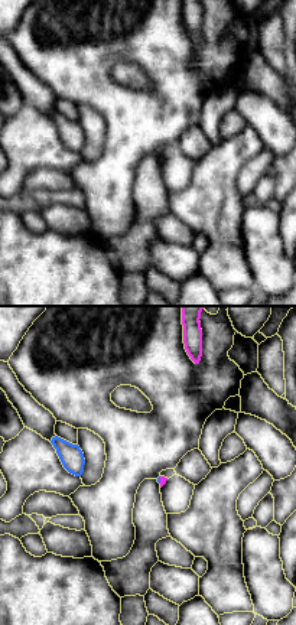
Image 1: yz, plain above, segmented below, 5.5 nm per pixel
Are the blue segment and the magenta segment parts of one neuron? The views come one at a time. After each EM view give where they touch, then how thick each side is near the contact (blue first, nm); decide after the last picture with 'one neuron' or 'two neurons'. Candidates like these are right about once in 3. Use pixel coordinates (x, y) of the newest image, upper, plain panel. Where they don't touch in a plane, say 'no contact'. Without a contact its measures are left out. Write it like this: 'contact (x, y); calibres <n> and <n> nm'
contact (159, 156); calibres 20 and 40 nm

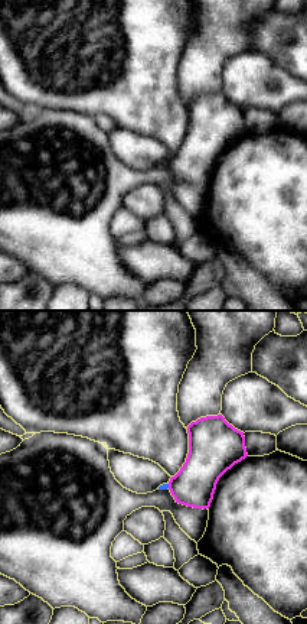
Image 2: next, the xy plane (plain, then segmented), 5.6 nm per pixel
contact (167, 162); calibres 30 and 240 nm

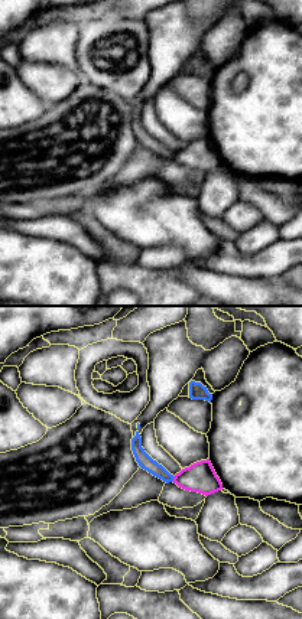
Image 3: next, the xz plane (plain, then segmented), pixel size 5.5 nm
contact (172, 156); calibres 80 and 170 nm

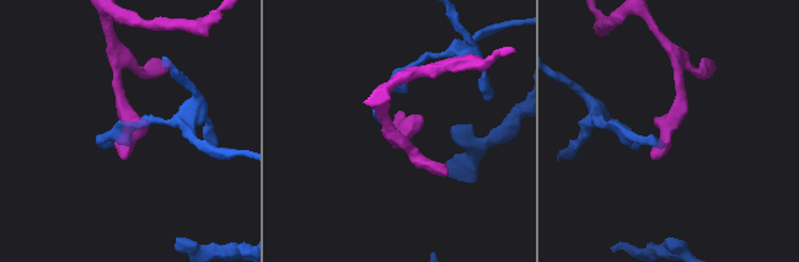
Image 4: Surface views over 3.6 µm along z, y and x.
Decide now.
two neurons

